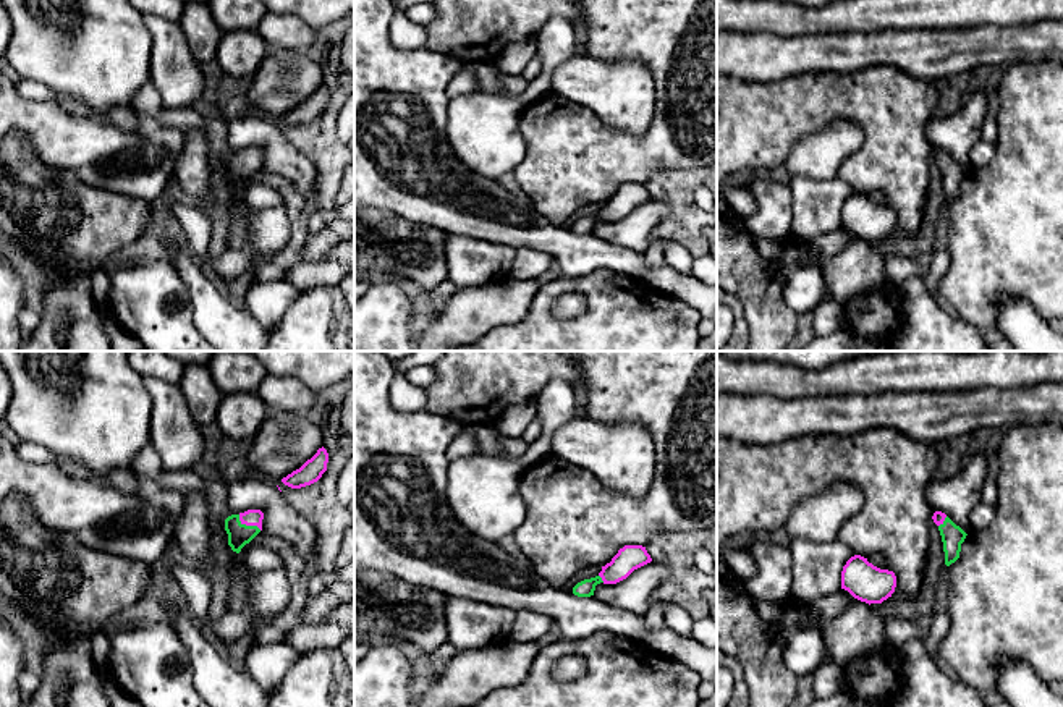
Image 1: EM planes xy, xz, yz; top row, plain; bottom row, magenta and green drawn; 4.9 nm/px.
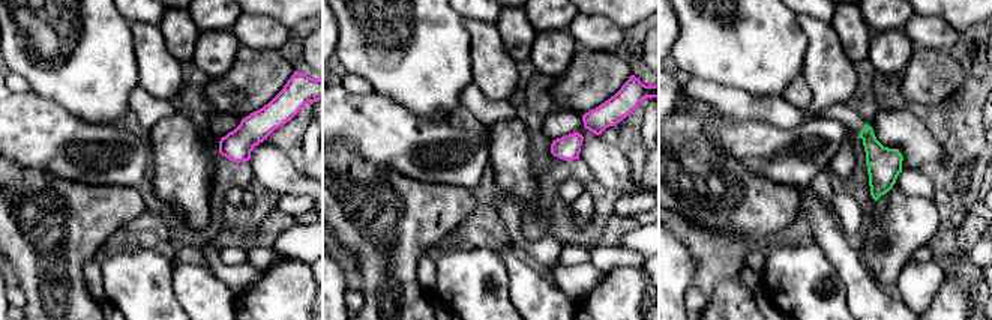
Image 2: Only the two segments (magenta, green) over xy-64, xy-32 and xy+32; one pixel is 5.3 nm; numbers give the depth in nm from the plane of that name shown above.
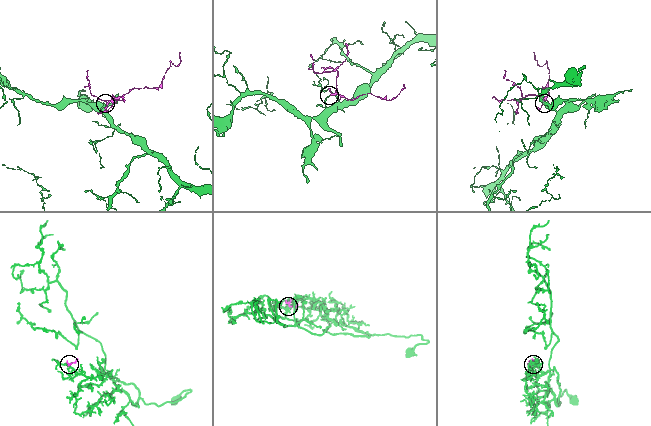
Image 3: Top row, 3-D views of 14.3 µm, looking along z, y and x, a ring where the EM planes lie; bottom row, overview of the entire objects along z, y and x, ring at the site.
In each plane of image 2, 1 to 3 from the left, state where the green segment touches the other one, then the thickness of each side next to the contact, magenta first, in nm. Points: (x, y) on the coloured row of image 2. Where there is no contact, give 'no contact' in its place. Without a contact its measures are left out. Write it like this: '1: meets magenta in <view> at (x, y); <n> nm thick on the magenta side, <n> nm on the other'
1: no contact
2: no contact
3: meets magenta in xy+32 at (896, 149); 20 nm thick on the magenta side, 180 nm on the other

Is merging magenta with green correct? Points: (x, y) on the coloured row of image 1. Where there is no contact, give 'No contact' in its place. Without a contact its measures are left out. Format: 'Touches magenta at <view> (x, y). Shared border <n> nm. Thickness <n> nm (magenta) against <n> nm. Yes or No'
Touches magenta at xy (248, 524). Shared border 140 nm. Thickness 80 nm (magenta) against 110 nm. Yes

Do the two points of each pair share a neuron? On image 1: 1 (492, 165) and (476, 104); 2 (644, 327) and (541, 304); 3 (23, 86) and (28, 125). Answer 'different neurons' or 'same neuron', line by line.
1: same neuron
2: same neuron
3: different neurons

